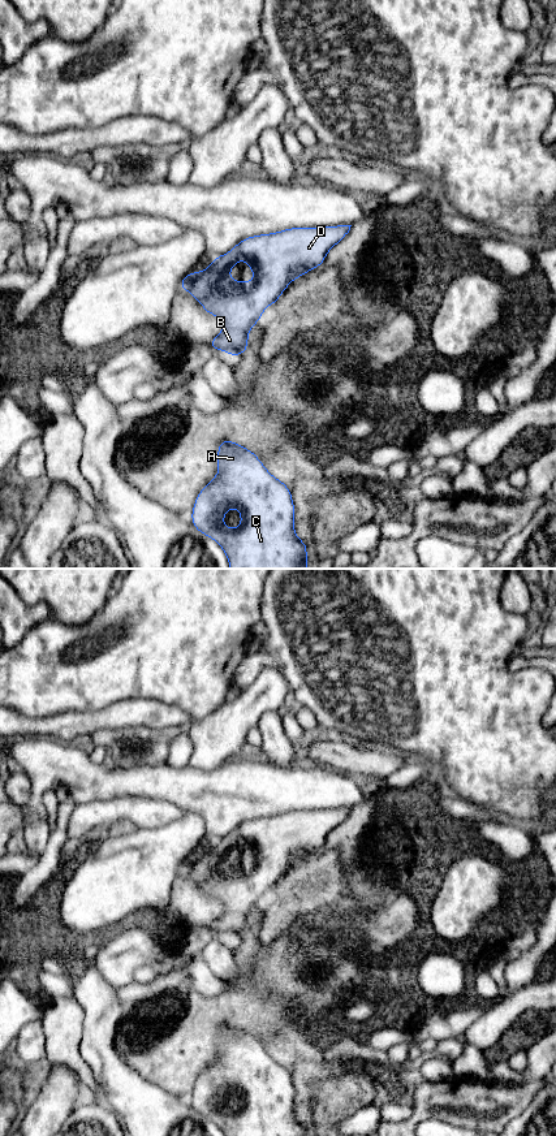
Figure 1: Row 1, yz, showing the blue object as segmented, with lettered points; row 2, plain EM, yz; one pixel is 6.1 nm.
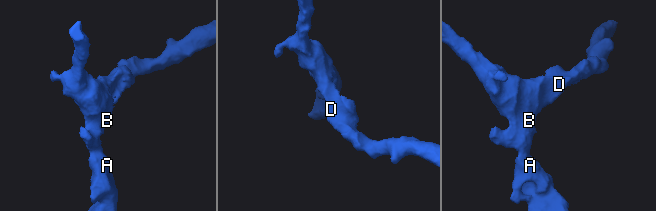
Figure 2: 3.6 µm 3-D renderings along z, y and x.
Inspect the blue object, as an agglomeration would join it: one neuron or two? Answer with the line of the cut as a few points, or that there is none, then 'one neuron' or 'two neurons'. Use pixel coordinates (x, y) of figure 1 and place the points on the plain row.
no cut; one neuron

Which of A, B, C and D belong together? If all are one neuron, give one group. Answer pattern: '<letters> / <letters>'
A B C D

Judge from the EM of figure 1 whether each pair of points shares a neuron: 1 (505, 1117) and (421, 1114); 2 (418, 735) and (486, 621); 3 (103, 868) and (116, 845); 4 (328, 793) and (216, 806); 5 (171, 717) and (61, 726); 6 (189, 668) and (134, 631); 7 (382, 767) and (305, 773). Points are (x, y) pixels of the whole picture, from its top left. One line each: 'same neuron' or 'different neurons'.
1: same neuron
2: same neuron
3: same neuron
4: same neuron
5: same neuron
6: same neuron
7: different neurons

